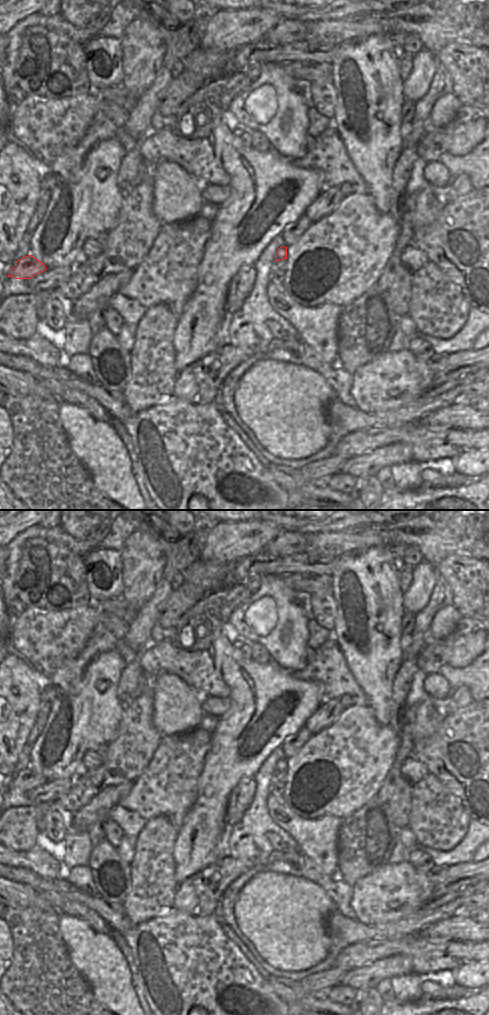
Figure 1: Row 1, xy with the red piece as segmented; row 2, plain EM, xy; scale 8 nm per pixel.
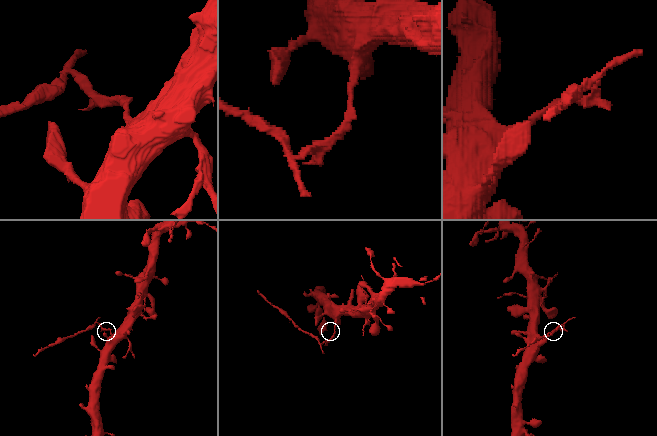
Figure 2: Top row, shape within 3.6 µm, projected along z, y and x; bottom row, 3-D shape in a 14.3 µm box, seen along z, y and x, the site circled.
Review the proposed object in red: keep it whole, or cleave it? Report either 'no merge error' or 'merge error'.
merge error

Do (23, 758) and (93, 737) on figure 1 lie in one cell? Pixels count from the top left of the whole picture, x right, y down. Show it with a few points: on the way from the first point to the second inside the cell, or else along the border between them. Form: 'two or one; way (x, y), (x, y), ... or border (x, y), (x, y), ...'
two; border (32, 745), (28, 766)

